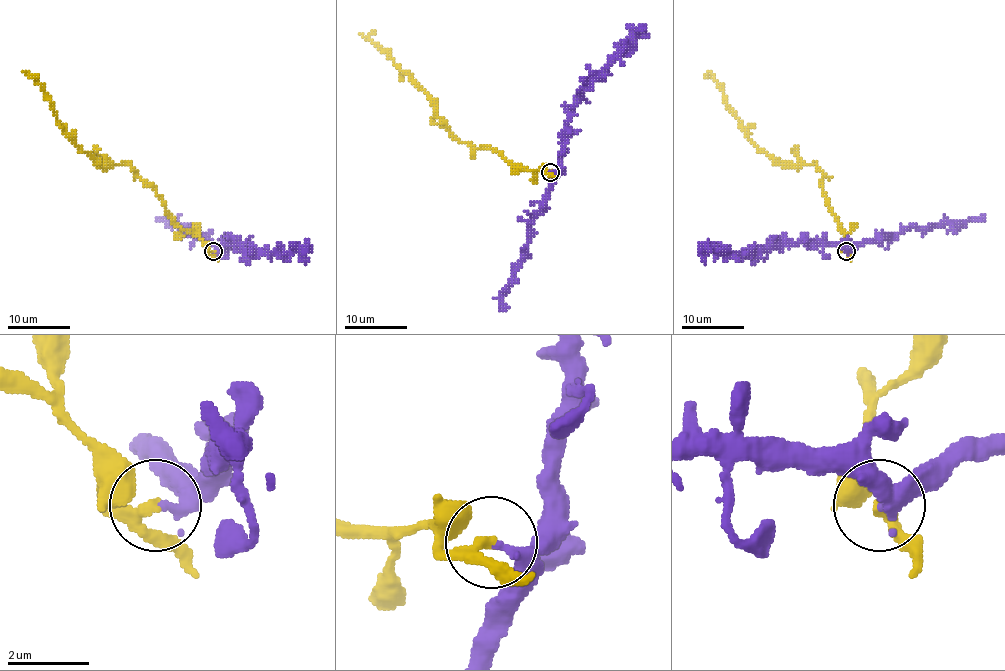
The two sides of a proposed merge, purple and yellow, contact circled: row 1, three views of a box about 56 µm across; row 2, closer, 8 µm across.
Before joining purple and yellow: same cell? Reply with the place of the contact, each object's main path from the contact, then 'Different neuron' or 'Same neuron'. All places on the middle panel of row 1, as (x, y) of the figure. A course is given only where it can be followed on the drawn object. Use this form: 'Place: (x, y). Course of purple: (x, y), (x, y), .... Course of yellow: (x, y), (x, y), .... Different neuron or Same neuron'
Place: (550, 172). Course of purple: (550, 171), (554, 173), (559, 167), (562, 131), (573, 100), (644, 28). Course of yellow: (550, 171), (514, 167), (497, 151), (460, 142), (438, 115), (435, 101), (387, 50), (360, 35). Different neuron

